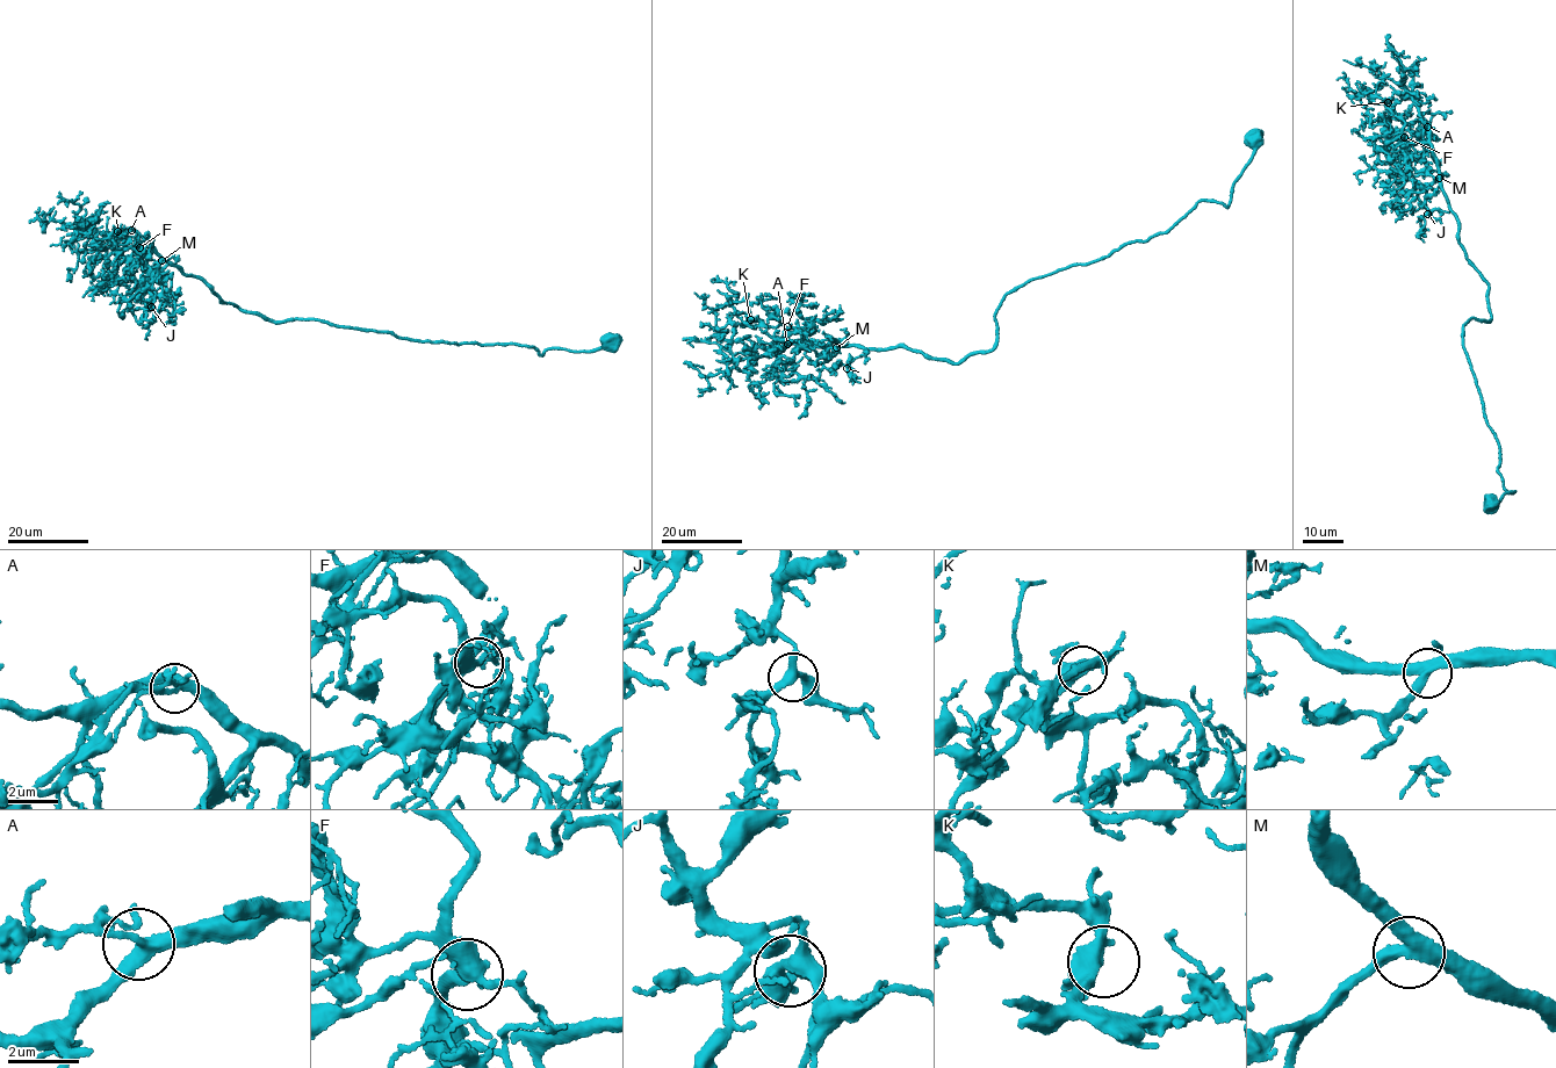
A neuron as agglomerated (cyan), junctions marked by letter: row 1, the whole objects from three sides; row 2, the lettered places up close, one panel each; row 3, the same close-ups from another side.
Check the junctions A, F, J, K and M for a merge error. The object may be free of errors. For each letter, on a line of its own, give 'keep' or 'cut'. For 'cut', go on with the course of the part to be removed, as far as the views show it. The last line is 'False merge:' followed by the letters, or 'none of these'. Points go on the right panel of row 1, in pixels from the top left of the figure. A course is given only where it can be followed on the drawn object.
A: keep
F: keep
J: keep
K: keep
M: keep
False merge: none of these

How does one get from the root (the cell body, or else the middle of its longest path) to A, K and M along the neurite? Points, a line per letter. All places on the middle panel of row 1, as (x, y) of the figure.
A: (1255, 137), (1229, 204), (1200, 201), (1165, 231), (1011, 290), (989, 350), (952, 363), (898, 346), (787, 344)
K: (1255, 137), (1229, 204), (1025, 282), (993, 348), (956, 363), (750, 319)
M: (1255, 137), (1229, 204), (1200, 201), (1165, 231), (1011, 290), (989, 350), (956, 363), (903, 346), (836, 347)

